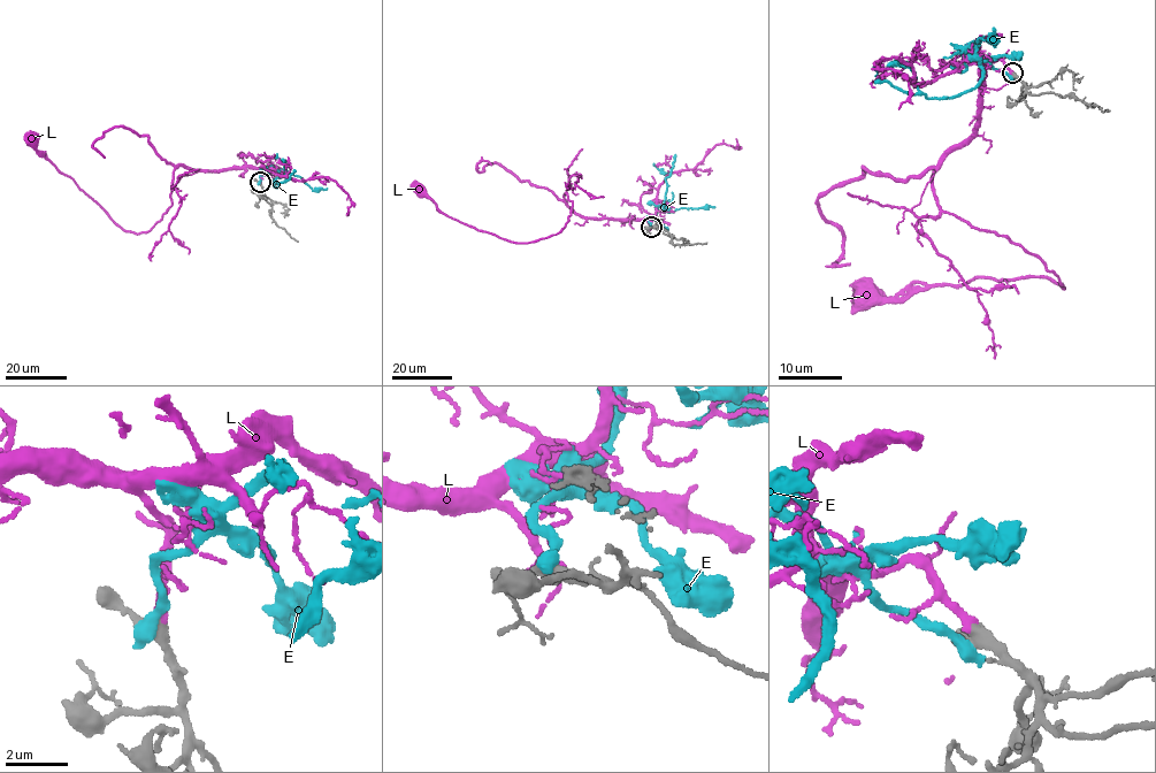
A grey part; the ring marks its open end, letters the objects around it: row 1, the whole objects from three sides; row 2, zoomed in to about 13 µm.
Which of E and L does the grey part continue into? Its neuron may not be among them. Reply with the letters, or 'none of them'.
L

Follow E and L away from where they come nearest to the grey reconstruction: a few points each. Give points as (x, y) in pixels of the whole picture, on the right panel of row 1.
E: (1012, 77), (973, 51), (965, 56), (977, 60), (979, 84), (951, 98), (927, 97), (908, 68), (872, 67)
L: (1012, 73), (988, 61), (970, 139), (932, 192), (1039, 255), (1063, 289), (980, 276), (869, 297)

